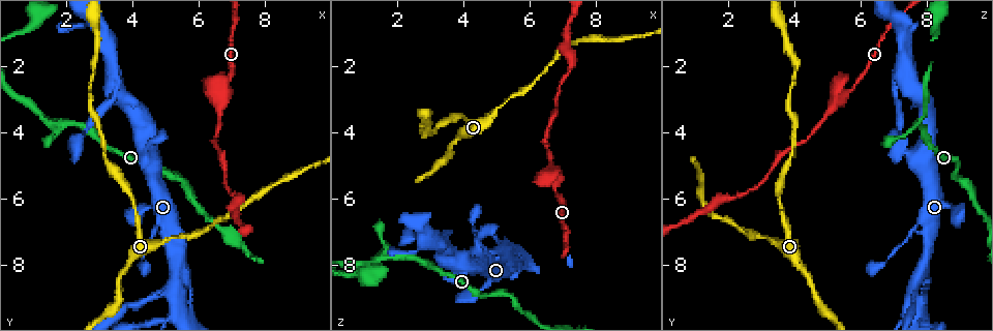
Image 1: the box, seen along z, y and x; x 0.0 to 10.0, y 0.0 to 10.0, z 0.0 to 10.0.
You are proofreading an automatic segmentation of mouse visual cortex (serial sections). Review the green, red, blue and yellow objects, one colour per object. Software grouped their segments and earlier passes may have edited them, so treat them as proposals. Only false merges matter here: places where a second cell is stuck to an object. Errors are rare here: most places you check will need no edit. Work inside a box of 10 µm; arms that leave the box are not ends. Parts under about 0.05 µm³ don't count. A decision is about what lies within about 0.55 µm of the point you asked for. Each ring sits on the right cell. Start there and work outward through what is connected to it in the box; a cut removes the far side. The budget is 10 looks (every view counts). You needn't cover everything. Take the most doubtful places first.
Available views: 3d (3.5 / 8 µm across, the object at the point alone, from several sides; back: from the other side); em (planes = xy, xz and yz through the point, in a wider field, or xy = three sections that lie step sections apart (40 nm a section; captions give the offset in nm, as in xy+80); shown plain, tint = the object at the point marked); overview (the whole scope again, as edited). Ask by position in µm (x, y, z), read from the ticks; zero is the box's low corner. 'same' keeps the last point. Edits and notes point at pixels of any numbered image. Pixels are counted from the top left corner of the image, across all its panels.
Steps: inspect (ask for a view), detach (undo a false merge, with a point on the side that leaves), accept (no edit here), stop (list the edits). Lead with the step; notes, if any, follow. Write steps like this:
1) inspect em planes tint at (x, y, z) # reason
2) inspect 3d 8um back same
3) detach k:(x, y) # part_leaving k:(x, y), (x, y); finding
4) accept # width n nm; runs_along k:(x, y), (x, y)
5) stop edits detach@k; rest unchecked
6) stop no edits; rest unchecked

inspect 3d 3.5um back at (2.00, 3.75, 7.70) # a fork

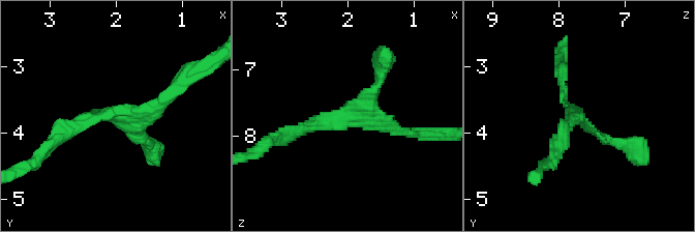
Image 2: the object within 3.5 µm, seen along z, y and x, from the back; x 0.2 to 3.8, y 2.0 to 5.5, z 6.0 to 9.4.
inspect em xy step 1 tint at (1.95, 3.70, 7.75) # shape alone is not enough

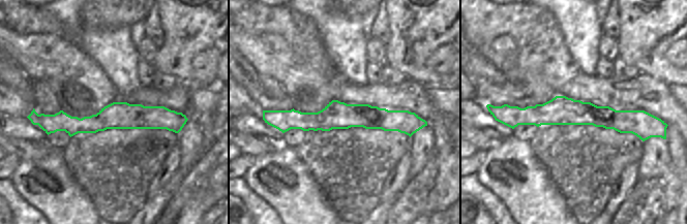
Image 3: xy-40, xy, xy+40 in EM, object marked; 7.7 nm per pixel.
accept # runs_along 3:(413, 116), (276, 121); all the same cell

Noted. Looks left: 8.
inspect 3d 3.5um at (6.80, 2.80, 5.45)

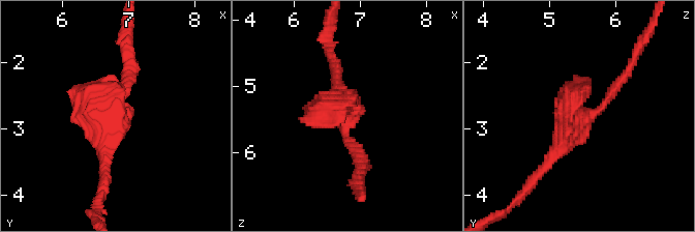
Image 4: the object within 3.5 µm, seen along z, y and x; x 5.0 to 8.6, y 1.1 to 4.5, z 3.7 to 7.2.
inspect em xy step 2 tint at (6.80, 2.85, 5.40)

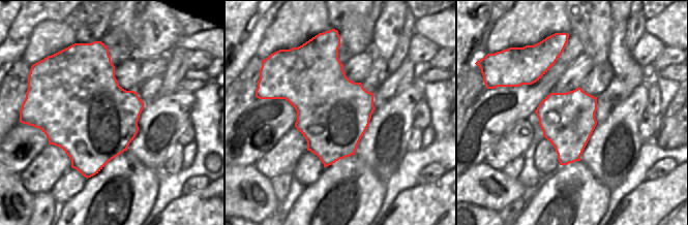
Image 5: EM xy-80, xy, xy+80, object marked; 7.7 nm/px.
accept # runs_along 4:(627, 75), (598, 110), (571, 125), (537, 176); one cell here

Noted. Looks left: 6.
inspect 3d 8um back at (5.10, 7.15, 3.20) # narrows sharply

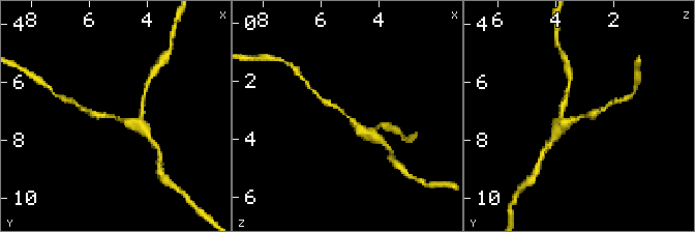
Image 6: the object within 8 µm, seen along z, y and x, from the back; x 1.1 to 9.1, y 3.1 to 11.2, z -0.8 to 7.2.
inspect em xy step 3 tint same # arm_widths 150, 300 nm; now the EM

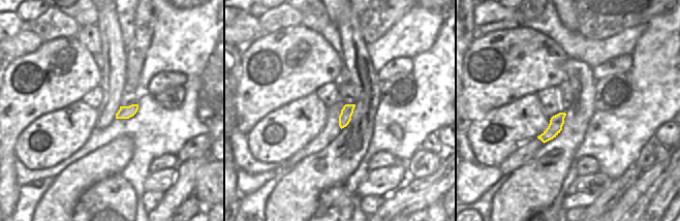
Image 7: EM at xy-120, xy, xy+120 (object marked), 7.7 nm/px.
accept # runs_along 6:(367, 133), (321, 97); all the same cell

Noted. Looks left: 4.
inspect em xy step 3 tint at (5.25, 8.50, 7.70) # thin arm on a thick one

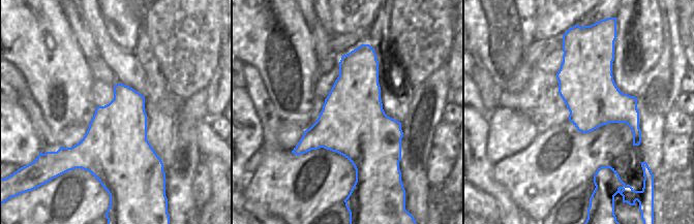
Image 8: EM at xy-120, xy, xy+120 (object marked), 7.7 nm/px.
inspect 3d 3.5um same

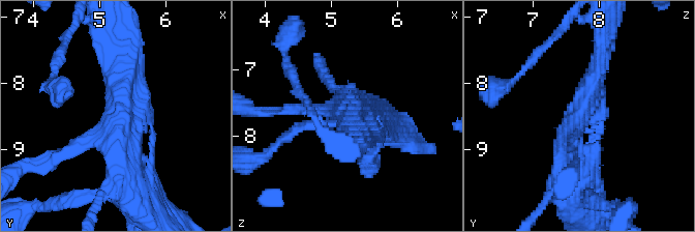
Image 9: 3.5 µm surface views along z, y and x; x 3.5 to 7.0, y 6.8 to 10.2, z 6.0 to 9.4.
accept # one cell here

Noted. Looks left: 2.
stop no edits; rest unchecked

